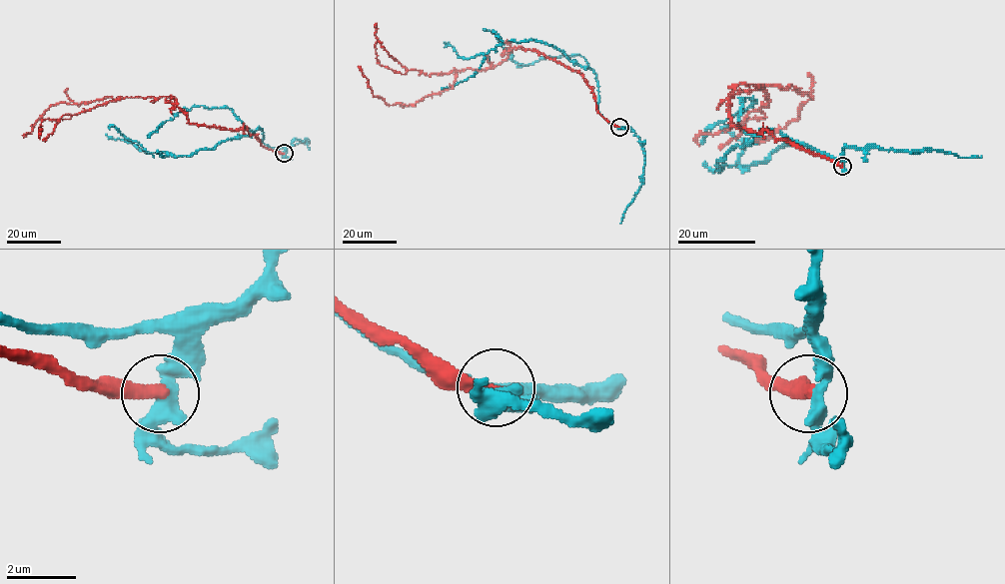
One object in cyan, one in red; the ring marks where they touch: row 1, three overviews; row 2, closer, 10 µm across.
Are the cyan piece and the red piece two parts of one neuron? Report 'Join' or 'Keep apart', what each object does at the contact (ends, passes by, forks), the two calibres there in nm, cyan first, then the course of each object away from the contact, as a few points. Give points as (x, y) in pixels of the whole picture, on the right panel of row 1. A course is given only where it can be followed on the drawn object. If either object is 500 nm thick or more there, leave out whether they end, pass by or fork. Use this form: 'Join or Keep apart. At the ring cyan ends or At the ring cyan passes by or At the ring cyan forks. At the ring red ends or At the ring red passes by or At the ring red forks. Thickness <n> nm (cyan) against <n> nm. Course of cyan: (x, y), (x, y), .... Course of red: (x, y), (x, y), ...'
Keep apart. At the ring cyan passes by. At the ring red ends. Thickness 420 nm (cyan) against 320 nm. Course of cyan: (842, 166), (841, 159), (779, 133), (762, 132), (736, 146), (716, 164), (718, 172), (763, 163), (787, 138). Course of red: (842, 166), (730, 121), (728, 99), (741, 84), (790, 85), (811, 95), (799, 116), (754, 141)

